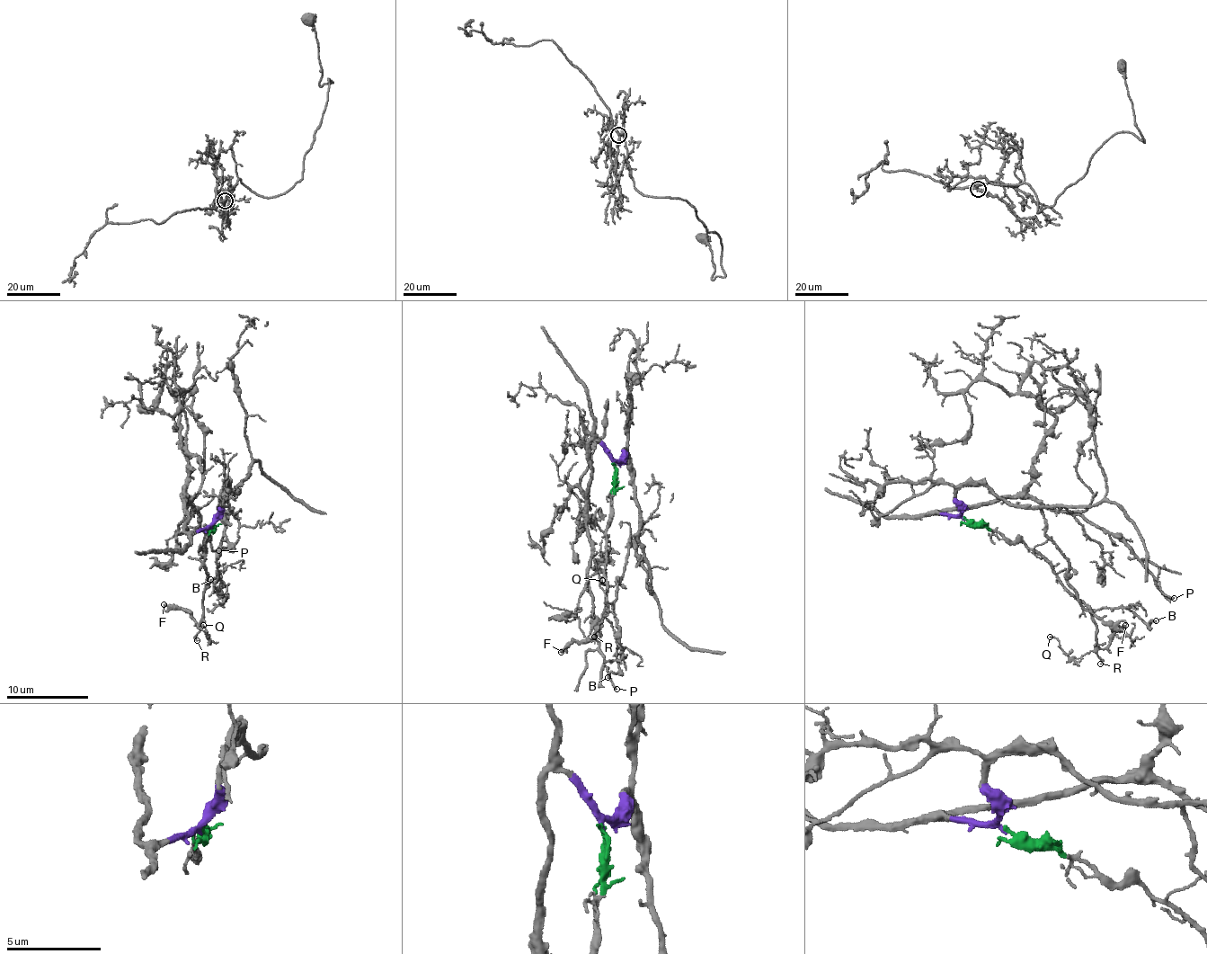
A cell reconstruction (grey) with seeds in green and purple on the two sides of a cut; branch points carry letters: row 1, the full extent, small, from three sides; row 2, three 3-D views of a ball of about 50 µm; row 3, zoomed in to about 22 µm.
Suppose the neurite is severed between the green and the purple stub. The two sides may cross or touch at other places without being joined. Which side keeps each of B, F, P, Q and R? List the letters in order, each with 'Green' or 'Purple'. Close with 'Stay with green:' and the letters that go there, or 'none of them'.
B: Green
F: Green
P: Purple
Q: Green
R: Green
Stay with green: B, F, Q, R

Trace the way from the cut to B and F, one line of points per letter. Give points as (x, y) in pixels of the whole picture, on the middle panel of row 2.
B: (614, 466), (605, 569), (606, 613), (616, 648), (618, 668), (610, 673), (607, 678)
F: (614, 466), (612, 515), (605, 540), (606, 607), (601, 627), (595, 637), (572, 641), (560, 653)

